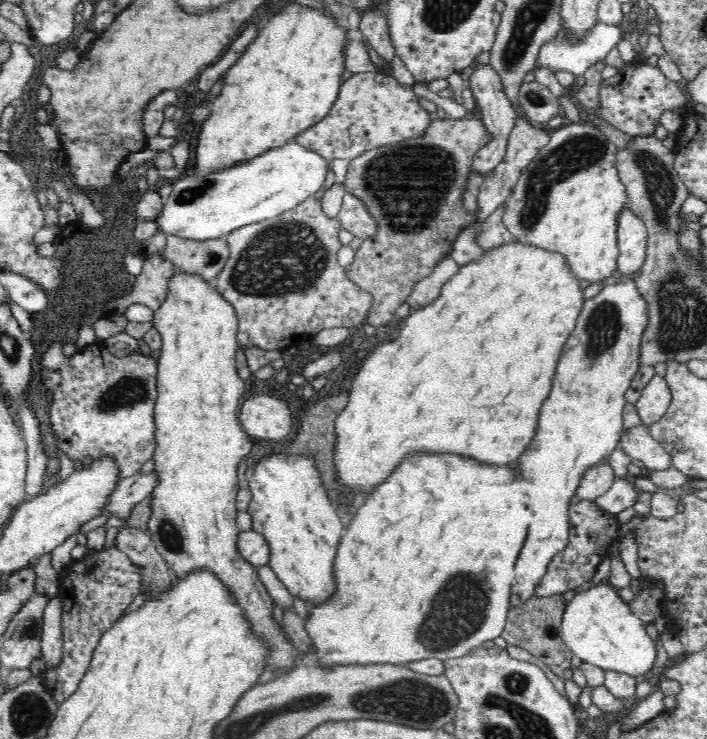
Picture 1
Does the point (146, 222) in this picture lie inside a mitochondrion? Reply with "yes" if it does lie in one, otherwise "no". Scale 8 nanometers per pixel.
no

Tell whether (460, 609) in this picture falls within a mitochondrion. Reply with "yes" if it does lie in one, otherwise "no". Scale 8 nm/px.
yes

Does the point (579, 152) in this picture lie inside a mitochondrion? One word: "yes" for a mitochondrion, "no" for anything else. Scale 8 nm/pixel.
yes

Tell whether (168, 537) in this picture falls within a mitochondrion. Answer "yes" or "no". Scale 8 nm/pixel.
yes

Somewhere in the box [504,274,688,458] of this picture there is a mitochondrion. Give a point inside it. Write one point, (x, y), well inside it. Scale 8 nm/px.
(602, 324)

